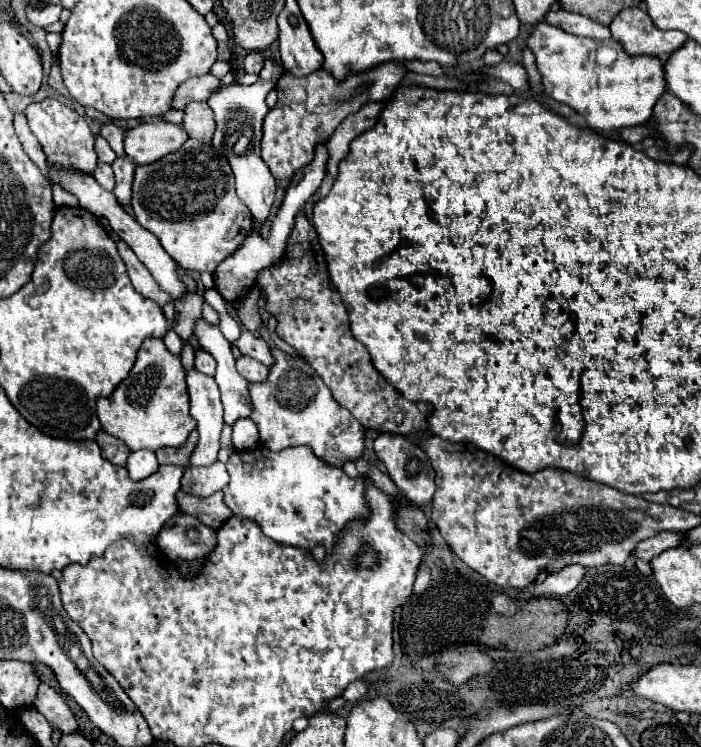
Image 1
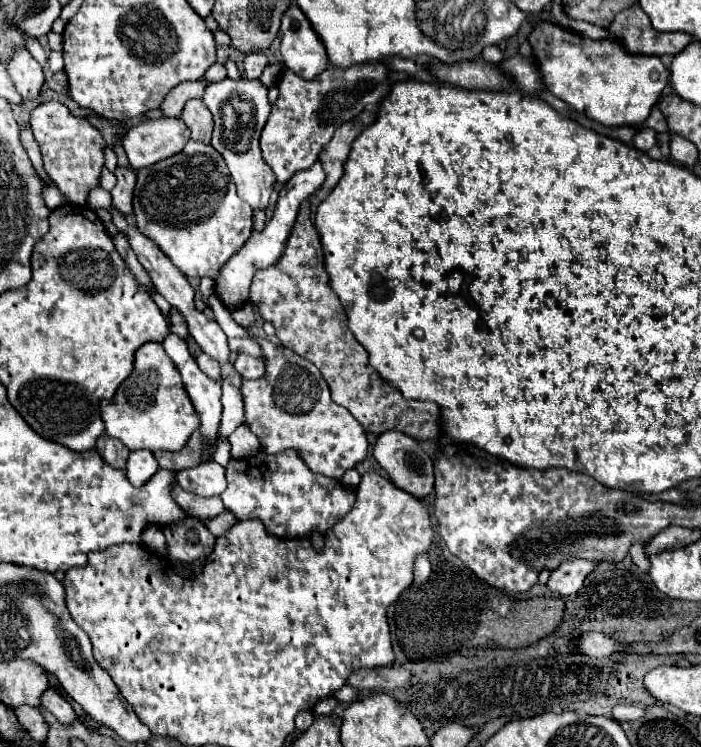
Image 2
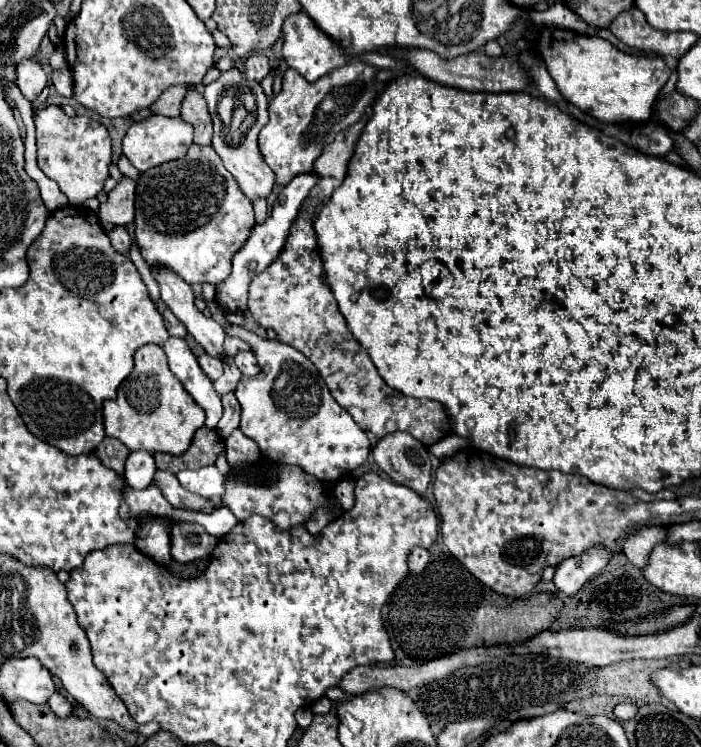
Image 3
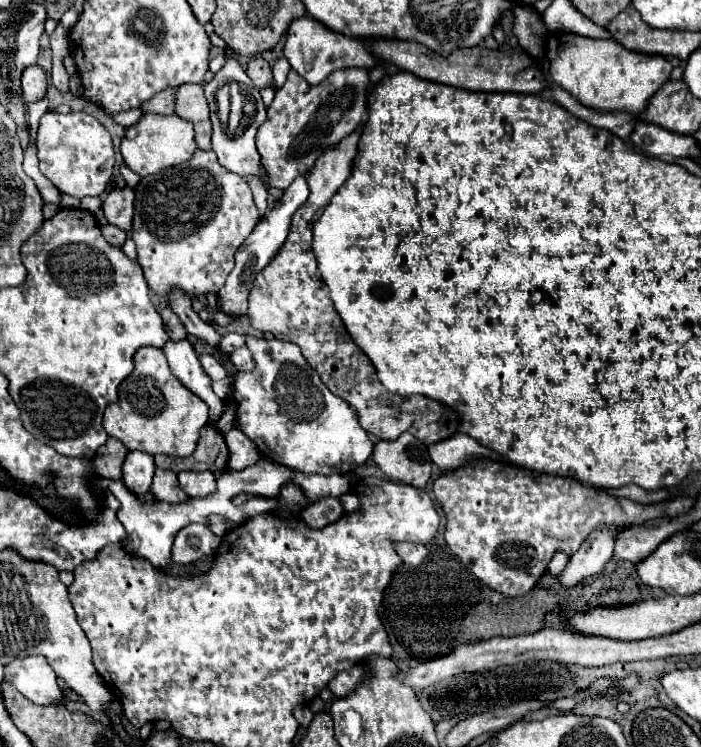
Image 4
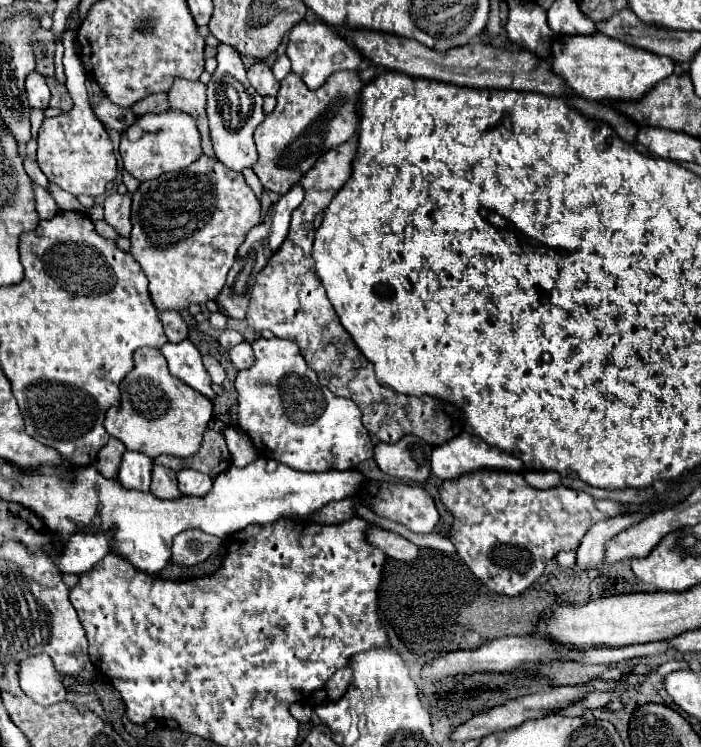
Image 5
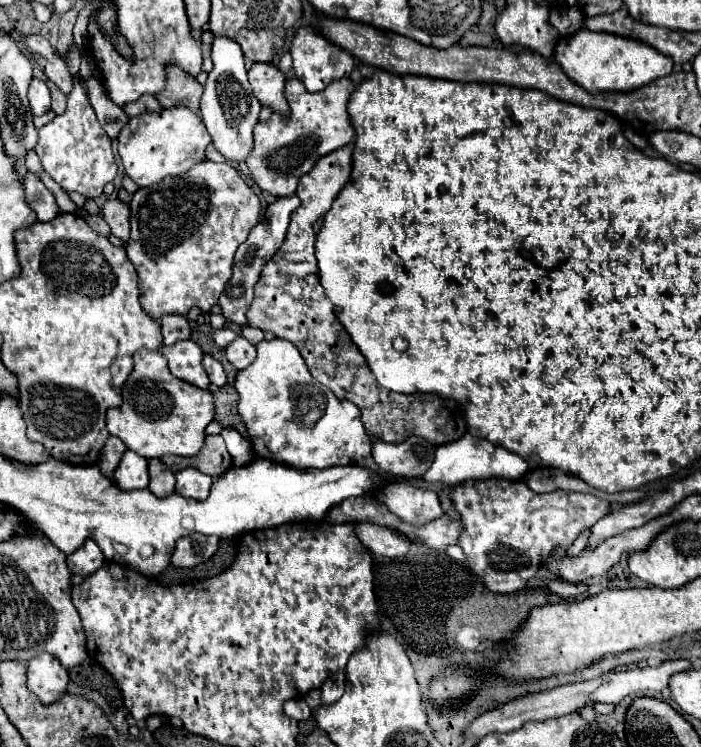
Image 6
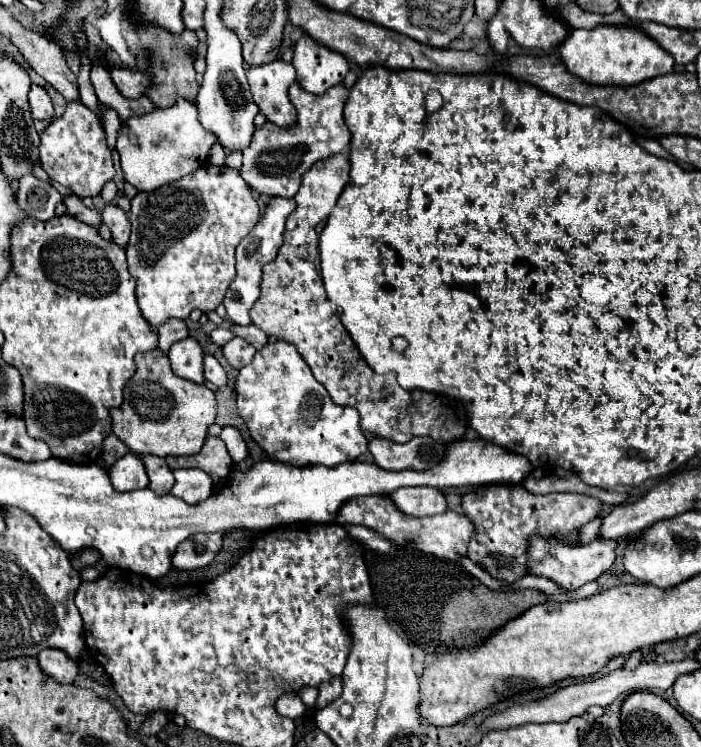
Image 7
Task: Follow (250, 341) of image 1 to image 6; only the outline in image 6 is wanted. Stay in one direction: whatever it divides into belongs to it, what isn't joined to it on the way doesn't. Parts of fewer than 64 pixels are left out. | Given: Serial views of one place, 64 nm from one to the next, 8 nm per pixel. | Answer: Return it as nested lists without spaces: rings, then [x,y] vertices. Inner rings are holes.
[[[222,328],[222,330],[216,330],[216,334],[214,334],[214,342],[216,342],[218,346],[226,348],[226,346],[236,338],[236,336],[238,336],[238,334],[232,332],[230,328]]]

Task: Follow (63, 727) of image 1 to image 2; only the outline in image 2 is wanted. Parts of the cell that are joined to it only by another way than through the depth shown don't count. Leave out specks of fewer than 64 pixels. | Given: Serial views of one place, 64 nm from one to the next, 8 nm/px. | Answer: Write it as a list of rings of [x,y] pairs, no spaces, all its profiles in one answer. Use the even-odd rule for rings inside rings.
[[[48,692],[42,696],[42,706],[46,706],[60,724],[72,724],[72,706],[68,702],[54,702],[56,696],[48,696]]]

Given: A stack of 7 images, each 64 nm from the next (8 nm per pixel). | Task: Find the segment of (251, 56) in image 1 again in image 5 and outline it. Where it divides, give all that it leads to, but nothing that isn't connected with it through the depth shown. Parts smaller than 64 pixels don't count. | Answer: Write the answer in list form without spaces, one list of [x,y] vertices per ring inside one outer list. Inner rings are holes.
[[[262,60],[248,68],[247,78],[260,96],[276,96],[280,90],[280,82],[274,78],[270,66]]]

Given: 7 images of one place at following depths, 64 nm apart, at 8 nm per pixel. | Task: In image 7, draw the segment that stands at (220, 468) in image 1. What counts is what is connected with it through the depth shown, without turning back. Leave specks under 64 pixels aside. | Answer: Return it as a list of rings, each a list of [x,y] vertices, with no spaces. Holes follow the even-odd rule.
[[[180,468],[174,470],[174,486],[170,488],[172,496],[182,498],[188,504],[200,504],[212,494],[212,478],[198,468]]]

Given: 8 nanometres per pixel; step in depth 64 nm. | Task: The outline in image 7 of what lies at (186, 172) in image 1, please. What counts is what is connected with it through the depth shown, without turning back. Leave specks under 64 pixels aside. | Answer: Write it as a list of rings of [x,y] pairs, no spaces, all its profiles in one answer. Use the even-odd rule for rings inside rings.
[[[208,164],[184,176],[184,180],[162,186],[154,192],[138,192],[132,198],[132,234],[126,246],[126,256],[128,270],[136,280],[138,306],[146,322],[152,328],[158,328],[170,318],[188,318],[194,308],[200,308],[202,312],[216,310],[236,276],[234,250],[258,220],[260,210],[256,198],[252,196],[252,190],[248,190],[248,184],[244,184],[238,170],[232,170],[228,166]]]

